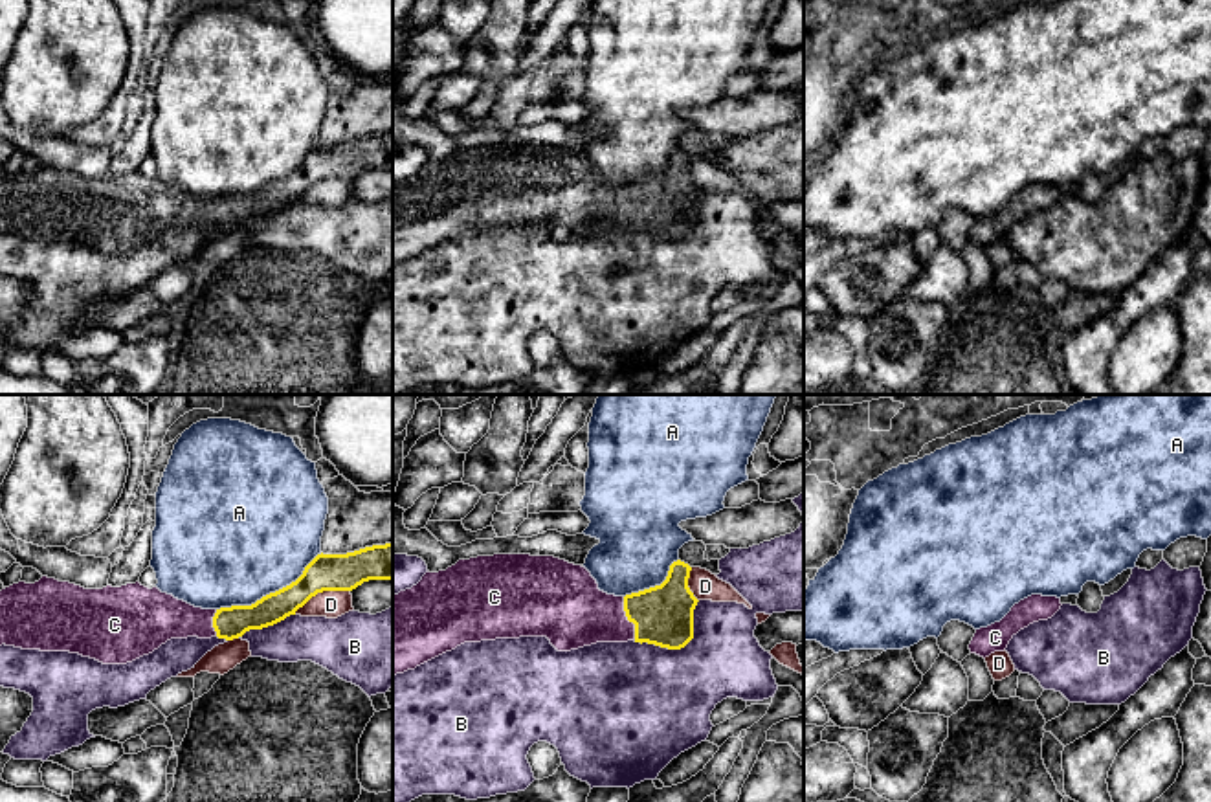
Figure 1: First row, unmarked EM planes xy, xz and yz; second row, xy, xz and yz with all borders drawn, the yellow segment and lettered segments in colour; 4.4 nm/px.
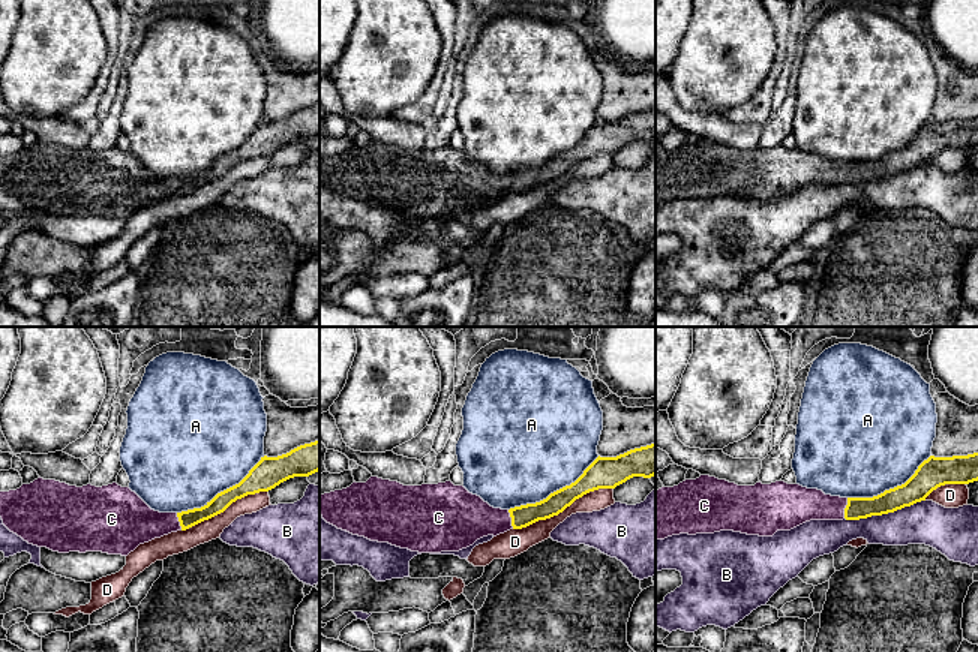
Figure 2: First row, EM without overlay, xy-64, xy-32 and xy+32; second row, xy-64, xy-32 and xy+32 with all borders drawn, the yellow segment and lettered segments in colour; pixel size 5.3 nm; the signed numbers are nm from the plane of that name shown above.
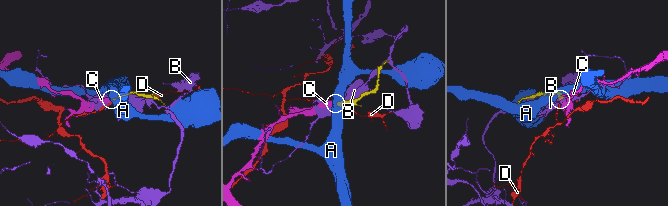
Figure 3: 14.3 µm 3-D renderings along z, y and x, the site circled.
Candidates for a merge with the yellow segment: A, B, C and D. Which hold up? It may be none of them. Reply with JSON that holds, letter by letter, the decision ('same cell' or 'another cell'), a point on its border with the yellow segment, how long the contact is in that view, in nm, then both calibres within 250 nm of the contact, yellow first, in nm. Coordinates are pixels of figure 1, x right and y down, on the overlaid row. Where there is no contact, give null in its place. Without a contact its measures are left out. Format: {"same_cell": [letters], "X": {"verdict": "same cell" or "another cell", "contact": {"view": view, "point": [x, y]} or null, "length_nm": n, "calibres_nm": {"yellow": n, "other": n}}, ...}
{"same_cell": ["C"], "A": {"verdict": "another cell", "contact": {"view": "xy", "point": [270, 593]}, "length_nm": 550, "calibres_nm": {"yellow": 160, "other": 500}}, "B": {"verdict": "another cell", "contact": {"view": "xz", "point": [681, 646]}, "length_nm": 340, "calibres_nm": {"yellow": 260, "other": 460}}, "C": {"verdict": "same cell", "contact": {"view": "xz", "point": [628, 619]}, "length_nm": 200, "calibres_nm": {"yellow": 260, "other": 300}}, "D": {"verdict": "another cell", "contact": {"view": "xy", "point": [322, 591]}, "length_nm": 260, "calibres_nm": {"yellow": 160, "other": 120}}}

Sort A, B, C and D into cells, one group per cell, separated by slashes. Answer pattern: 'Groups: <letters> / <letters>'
Groups: A / B / C / D

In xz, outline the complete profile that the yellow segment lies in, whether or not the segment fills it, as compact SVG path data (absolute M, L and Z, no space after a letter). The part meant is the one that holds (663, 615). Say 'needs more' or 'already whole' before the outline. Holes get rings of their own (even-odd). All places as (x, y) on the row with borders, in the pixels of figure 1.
needs more; M554 556L459 560L446 571L428 571L417 585L393 596L393 675L464 642L495 639L547 637L558 652L628 640L681 650L694 639L694 609L699 602L688 587L690 571L688 563L677 560L661 585L615 596L600 591L585 567Z

